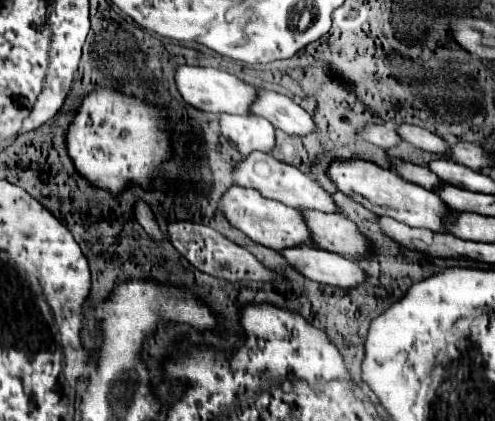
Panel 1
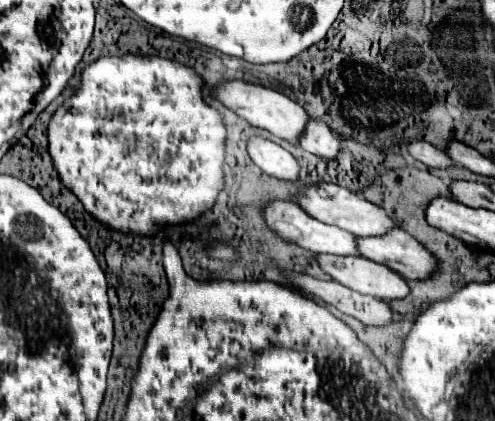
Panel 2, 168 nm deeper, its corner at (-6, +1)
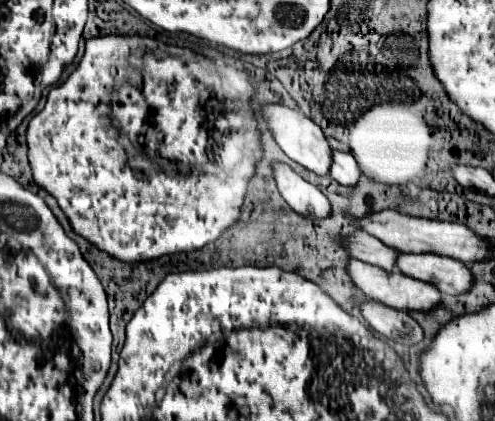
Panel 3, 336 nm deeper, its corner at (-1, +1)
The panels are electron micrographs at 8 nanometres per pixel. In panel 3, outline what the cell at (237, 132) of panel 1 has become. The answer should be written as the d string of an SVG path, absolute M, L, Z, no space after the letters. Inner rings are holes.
M273 163L273 177L281 197L289 203L297 213L317 219L329 215L327 197L301 175L297 175L287 163Z

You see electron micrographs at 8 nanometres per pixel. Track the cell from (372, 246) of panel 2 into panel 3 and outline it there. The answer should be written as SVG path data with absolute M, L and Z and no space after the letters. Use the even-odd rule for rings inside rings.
M399 253L397 269L403 275L415 277L435 285L443 295L459 295L471 287L469 269L451 257L439 257L437 253Z

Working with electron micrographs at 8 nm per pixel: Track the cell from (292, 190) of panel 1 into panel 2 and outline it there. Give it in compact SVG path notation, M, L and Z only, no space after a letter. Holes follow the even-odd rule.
M318 185L316 189L310 187L310 189L304 189L302 193L298 193L298 205L302 205L304 209L308 209L308 213L312 213L312 217L316 217L318 221L322 223L328 223L328 225L336 225L344 231L350 231L350 233L356 233L358 237L380 237L380 235L386 235L388 231L400 227L400 223L390 217L382 207L366 201L362 195L358 193L352 193L344 187L338 187L338 185Z

